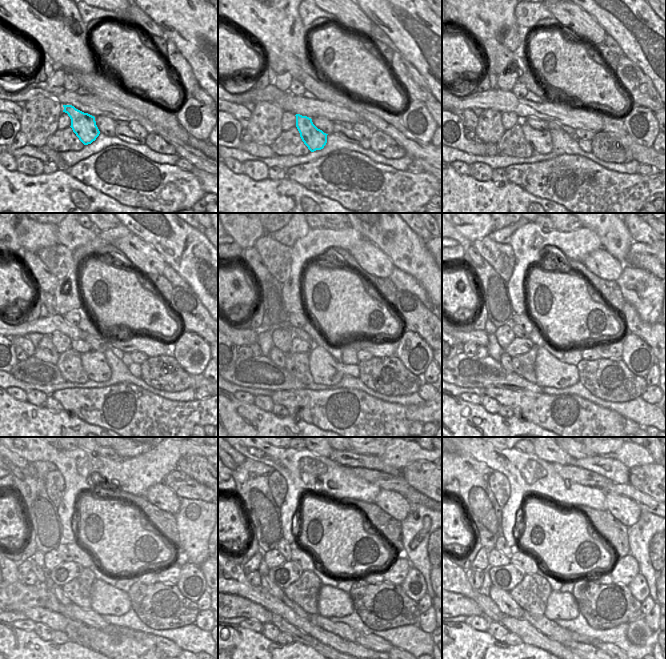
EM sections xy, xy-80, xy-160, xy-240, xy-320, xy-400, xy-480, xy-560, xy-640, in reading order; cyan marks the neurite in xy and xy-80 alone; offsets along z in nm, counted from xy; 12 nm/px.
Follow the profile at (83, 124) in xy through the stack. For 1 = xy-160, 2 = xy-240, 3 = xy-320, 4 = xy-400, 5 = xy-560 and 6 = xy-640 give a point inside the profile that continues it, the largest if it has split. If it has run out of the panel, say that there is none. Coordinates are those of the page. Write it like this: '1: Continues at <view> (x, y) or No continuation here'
1: Continues at xy-160 (540, 141)
2: Continues at xy-240 (94, 363)
3: Continues at xy-320 (325, 370)
4: Continues at xy-400 (550, 372)
5: Continues at xy-560 (333, 602)
6: Continues at xy-640 (560, 606).

